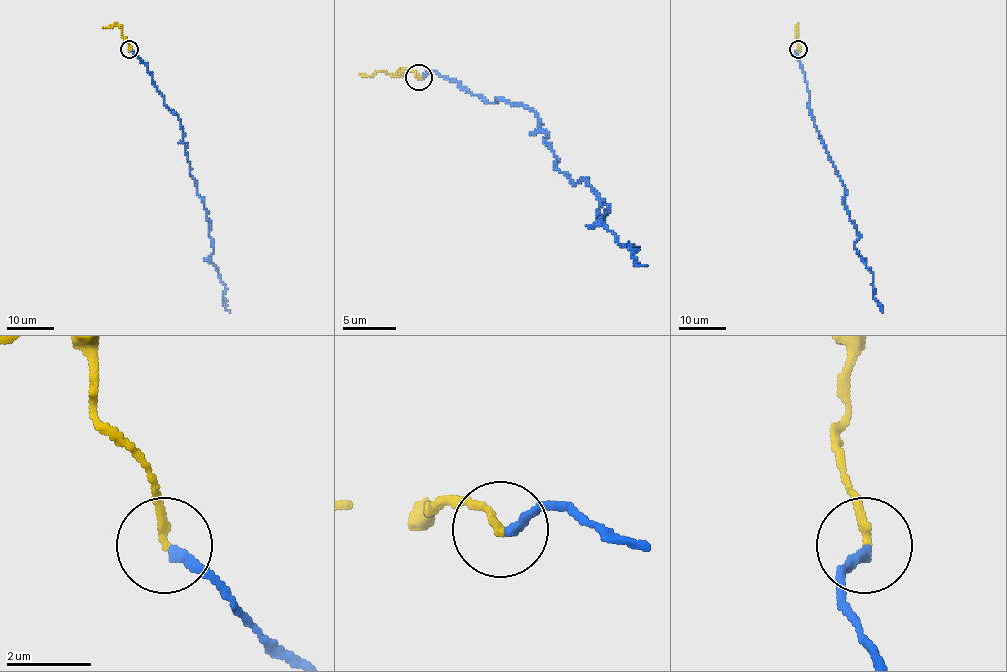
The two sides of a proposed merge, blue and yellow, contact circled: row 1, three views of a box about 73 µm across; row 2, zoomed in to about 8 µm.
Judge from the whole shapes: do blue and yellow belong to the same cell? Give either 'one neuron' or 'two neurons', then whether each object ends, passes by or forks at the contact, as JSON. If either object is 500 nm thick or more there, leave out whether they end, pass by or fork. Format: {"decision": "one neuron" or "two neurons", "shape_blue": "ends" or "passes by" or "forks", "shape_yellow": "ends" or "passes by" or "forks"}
{"decision": "one neuron", "shape_blue": "ends", "shape_yellow": "ends"}

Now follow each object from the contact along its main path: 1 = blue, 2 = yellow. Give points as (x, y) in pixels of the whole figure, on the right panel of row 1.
1: (798, 49), (810, 114), (843, 181), (849, 219), (861, 236), (855, 247), (871, 271), (874, 298), (882, 311)
2: (798, 49), (797, 27)

